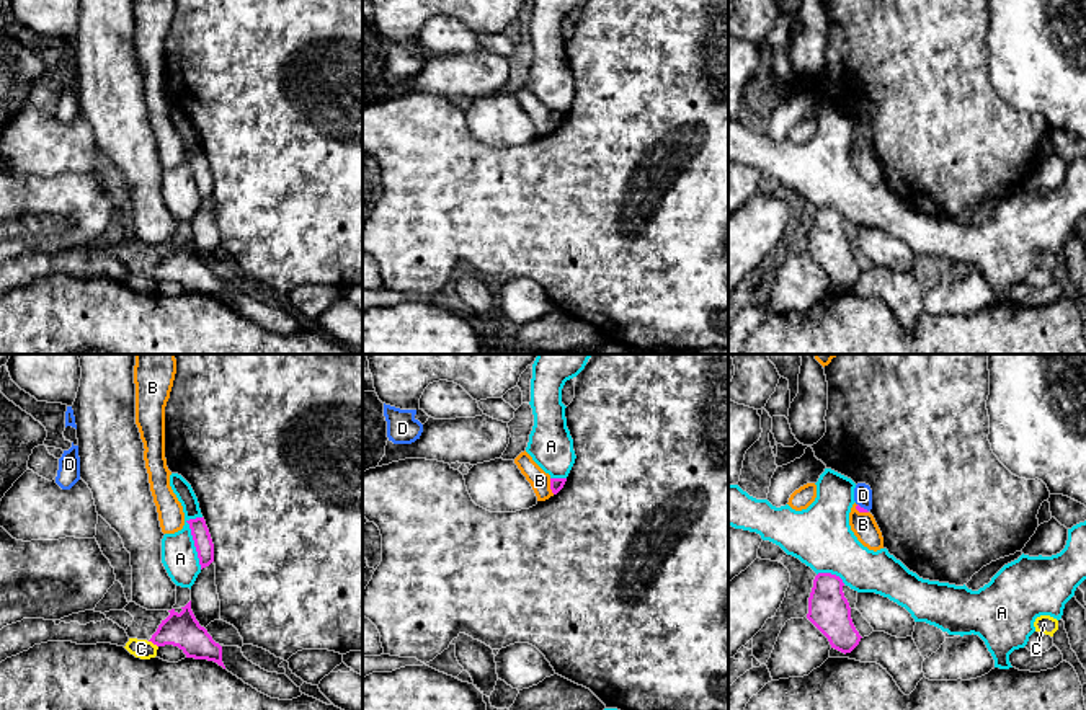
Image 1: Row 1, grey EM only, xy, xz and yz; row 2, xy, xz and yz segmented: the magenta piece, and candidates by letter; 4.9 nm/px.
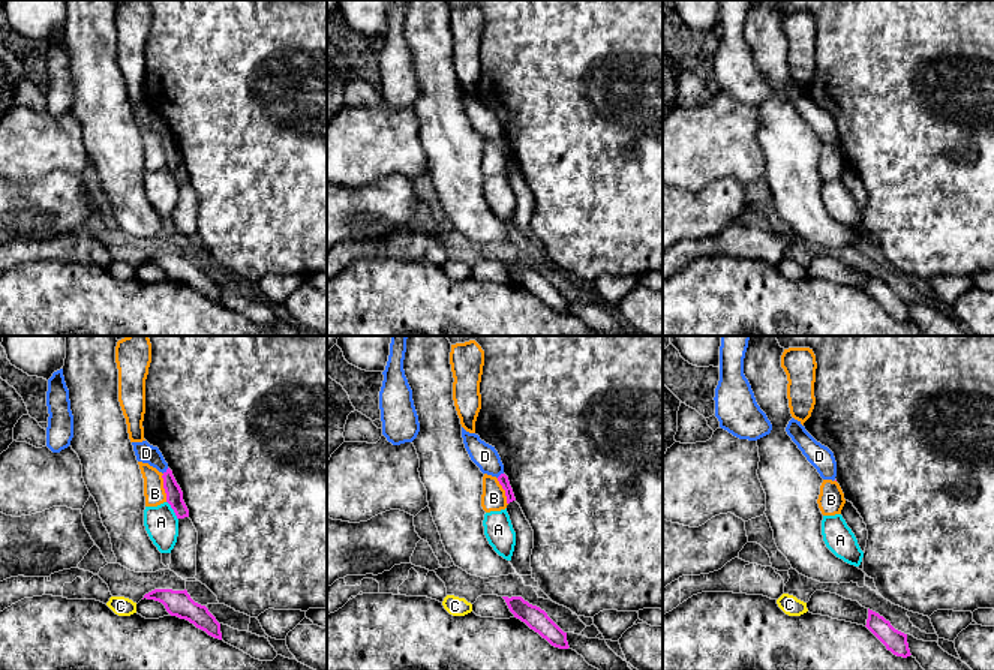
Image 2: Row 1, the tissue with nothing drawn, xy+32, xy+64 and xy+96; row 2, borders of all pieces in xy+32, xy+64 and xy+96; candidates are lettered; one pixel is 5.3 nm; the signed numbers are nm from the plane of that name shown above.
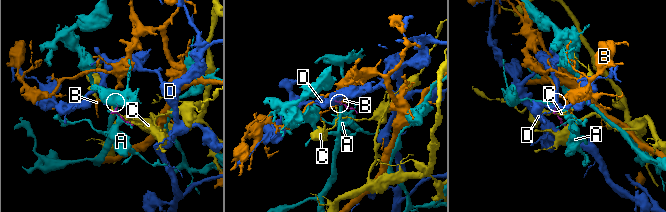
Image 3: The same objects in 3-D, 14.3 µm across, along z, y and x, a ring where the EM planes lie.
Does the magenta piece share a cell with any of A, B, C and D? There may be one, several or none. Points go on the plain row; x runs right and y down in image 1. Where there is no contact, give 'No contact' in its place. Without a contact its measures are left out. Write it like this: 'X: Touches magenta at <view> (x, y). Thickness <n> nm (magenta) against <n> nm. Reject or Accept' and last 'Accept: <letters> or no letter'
A: Touches magenta at xy (193, 173). Thickness 90 nm (magenta) against 180 nm. Reject
B: Touches magenta at xz (551, 121). Thickness 60 nm (magenta) against 100 nm. Reject
C: Touches magenta at xy (154, 278). Thickness 170 nm (magenta) against 100 nm. Reject
D: Touches magenta at yz (863, 142). Thickness 30 nm (magenta) against 100 nm. Accept
Accept: D

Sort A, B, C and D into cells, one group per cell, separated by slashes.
A / B / C / D

